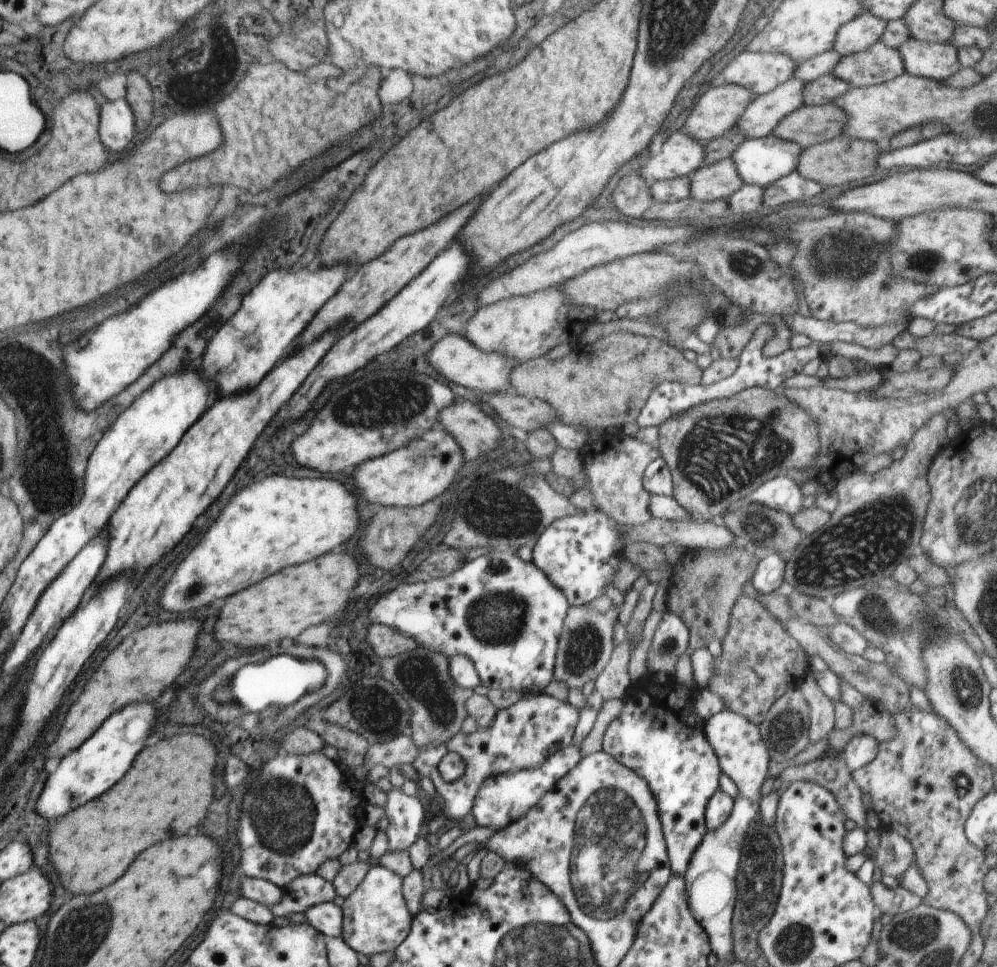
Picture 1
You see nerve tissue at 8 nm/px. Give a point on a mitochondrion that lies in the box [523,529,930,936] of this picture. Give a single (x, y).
(608, 850)

